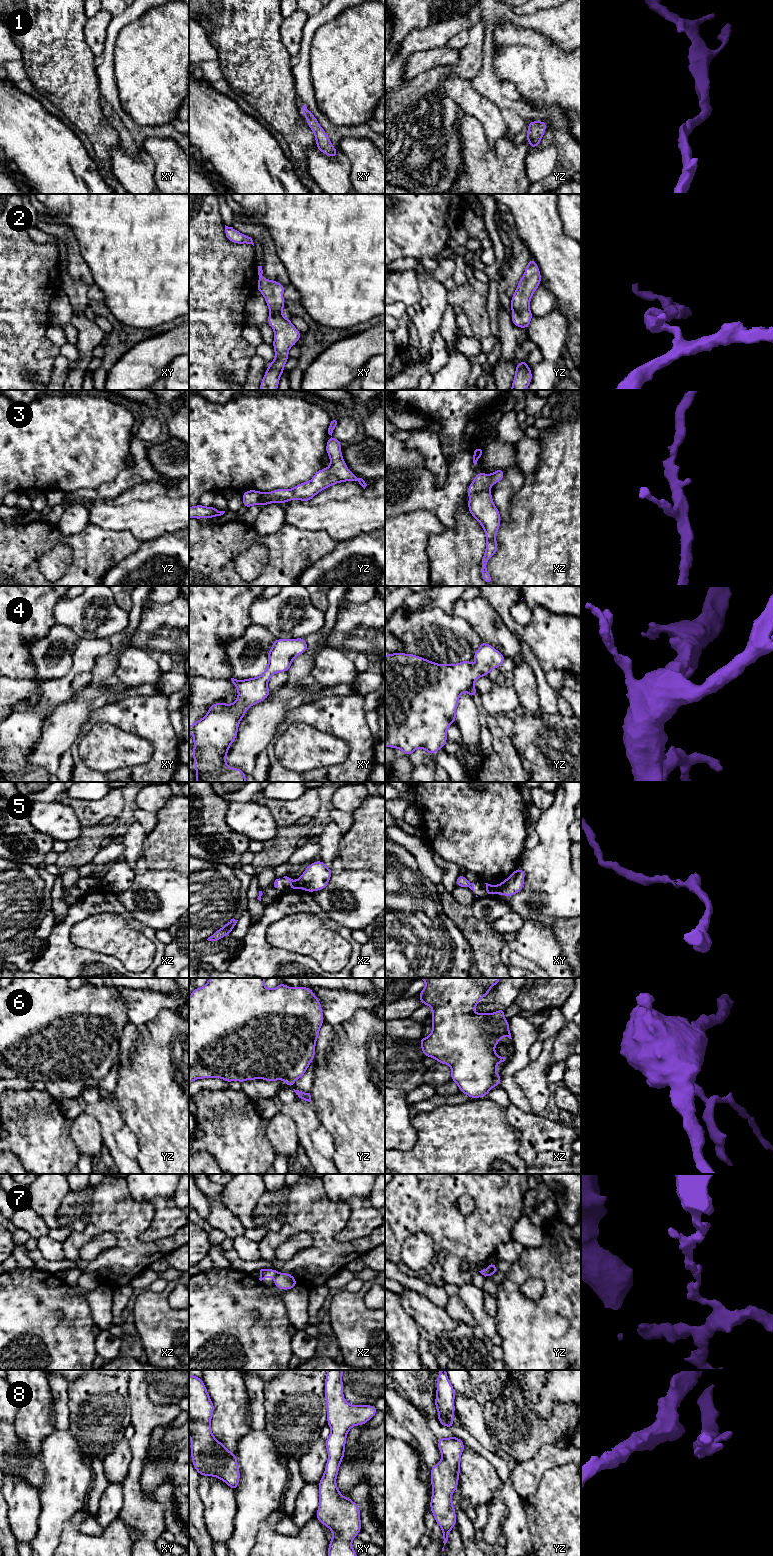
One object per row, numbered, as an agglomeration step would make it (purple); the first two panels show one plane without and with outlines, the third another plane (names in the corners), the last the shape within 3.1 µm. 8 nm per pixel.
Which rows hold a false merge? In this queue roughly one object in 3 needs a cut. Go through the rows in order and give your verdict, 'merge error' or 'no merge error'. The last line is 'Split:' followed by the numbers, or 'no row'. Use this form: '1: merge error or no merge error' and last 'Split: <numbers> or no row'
1: no merge error
2: no merge error
3: no merge error
4: no merge error
5: merge error
6: merge error
7: merge error
8: no merge error
Split: 5, 6, 7

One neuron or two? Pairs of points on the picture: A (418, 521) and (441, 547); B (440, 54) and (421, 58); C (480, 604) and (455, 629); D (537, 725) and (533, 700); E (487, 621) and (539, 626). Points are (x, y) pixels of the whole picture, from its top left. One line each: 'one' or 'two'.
A: two
B: one
C: two
D: two
E: two

